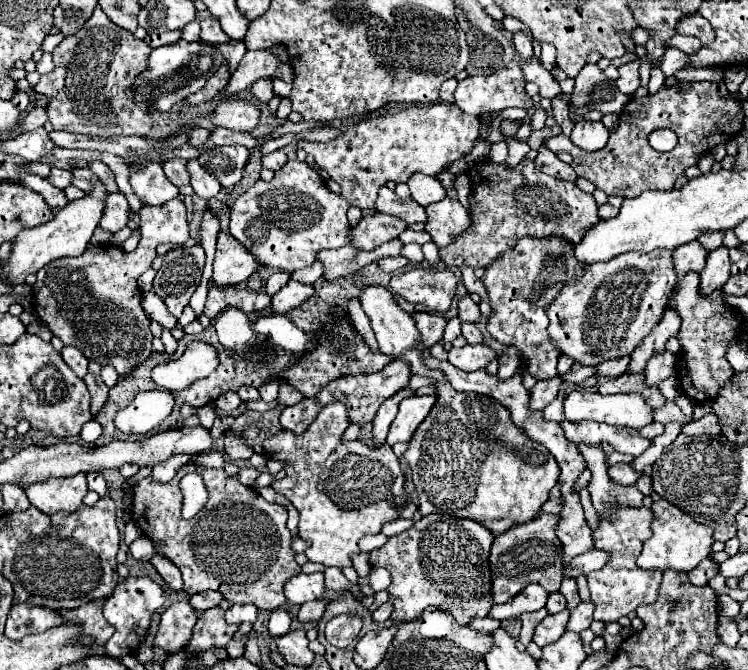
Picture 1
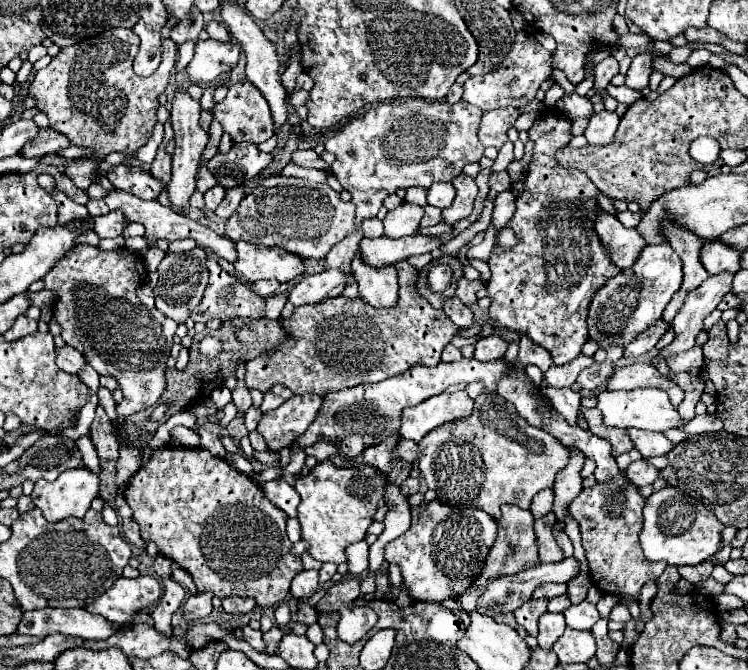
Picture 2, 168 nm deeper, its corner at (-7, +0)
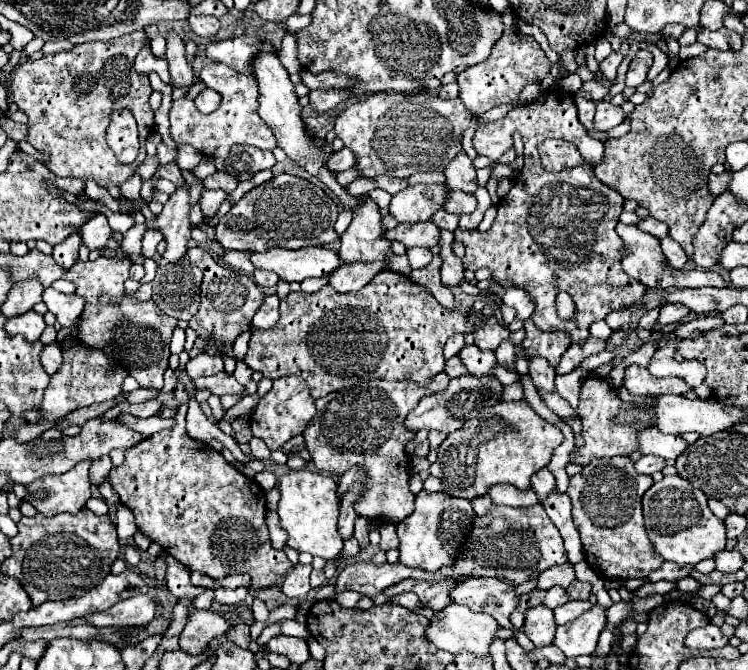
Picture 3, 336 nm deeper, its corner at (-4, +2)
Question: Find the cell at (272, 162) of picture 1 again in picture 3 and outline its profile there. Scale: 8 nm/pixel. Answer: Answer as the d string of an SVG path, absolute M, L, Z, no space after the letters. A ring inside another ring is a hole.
M343 148L339 152L335 152L331 156L331 162L327 162L331 166L331 170L335 172L343 172L343 170L349 170L355 166L355 154L349 150L349 148Z

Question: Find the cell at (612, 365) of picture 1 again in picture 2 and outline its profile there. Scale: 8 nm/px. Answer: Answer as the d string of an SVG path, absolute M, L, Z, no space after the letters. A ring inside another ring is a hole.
M660 320L654 328L648 328L646 332L642 332L642 336L638 336L638 340L630 342L624 348L624 358L632 360L632 358L638 358L638 356L650 352L658 344L658 340L662 338L664 332L666 332L666 324L662 324L662 320Z

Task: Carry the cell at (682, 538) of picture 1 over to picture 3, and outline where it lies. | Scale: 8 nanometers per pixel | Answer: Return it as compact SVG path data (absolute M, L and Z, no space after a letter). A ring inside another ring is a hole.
M663 476L663 480L655 482L643 496L643 514L645 530L655 552L679 566L695 566L725 548L727 538L723 522L709 510L707 496L681 476Z

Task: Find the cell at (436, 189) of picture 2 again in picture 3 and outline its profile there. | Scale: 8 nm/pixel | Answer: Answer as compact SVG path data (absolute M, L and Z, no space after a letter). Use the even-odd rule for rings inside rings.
M451 192L449 200L445 202L445 208L453 214L471 214L477 208L475 194L467 192Z

